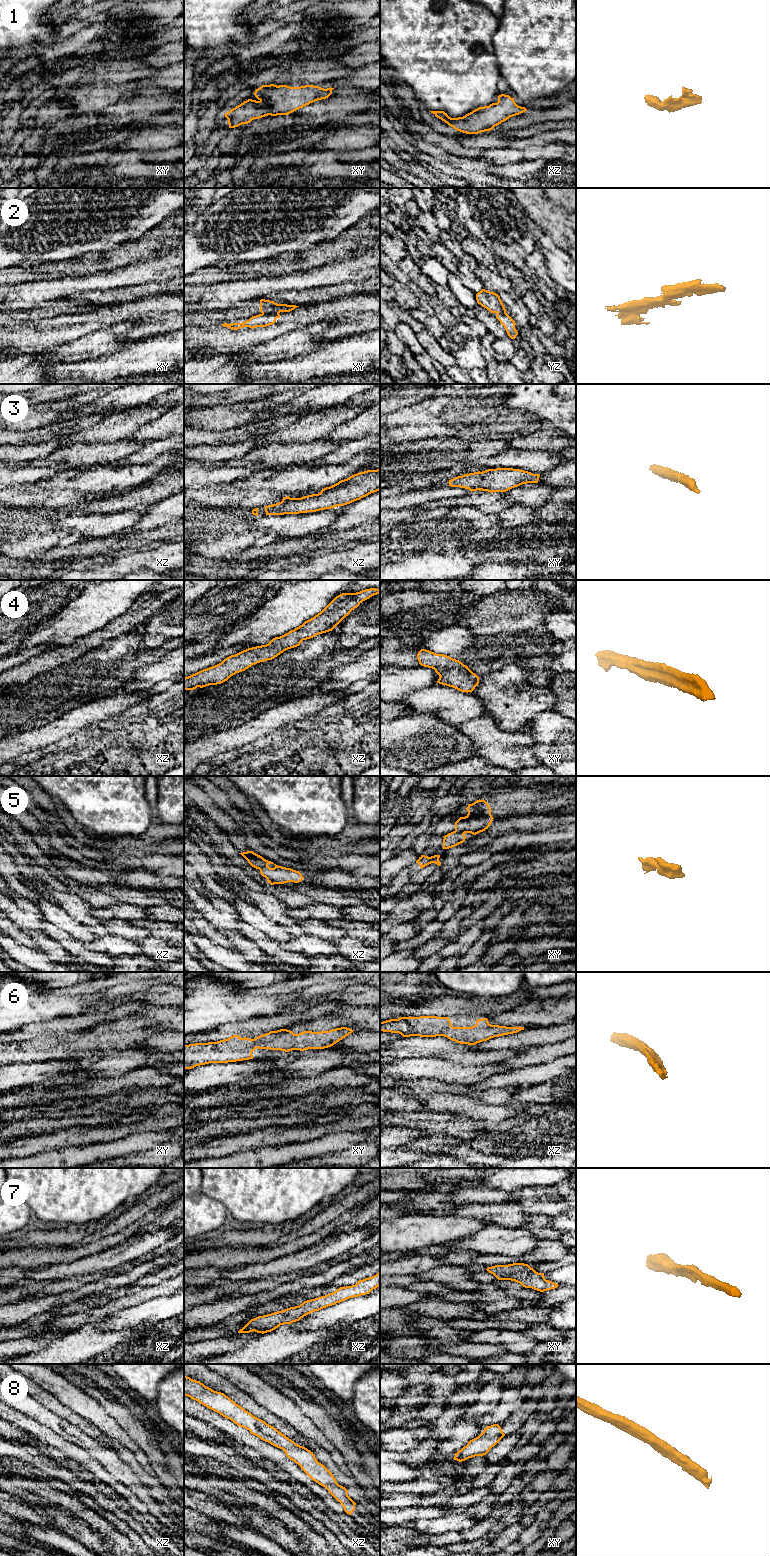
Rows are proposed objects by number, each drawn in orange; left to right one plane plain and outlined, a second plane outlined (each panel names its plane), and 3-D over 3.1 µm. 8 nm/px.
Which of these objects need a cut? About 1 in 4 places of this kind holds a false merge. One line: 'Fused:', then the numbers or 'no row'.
Fused: 2

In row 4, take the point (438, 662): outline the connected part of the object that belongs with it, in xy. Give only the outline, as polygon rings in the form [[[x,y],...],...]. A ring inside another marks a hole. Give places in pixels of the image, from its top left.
[[[421,649],[417,654],[419,664],[432,668],[440,676],[437,683],[461,692],[472,692],[479,684],[479,677],[468,666],[447,655]]]

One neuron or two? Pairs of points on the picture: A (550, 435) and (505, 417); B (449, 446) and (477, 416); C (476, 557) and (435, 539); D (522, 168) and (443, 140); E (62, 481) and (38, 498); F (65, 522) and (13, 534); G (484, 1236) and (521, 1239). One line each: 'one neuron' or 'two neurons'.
A: two neurons
B: two neurons
C: two neurons
D: two neurons
E: two neurons
F: two neurons
G: one neuron

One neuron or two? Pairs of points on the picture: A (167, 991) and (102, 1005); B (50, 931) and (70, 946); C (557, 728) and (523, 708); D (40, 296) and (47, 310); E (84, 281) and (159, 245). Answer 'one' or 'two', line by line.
A: one
B: one
C: two
D: two
E: two

